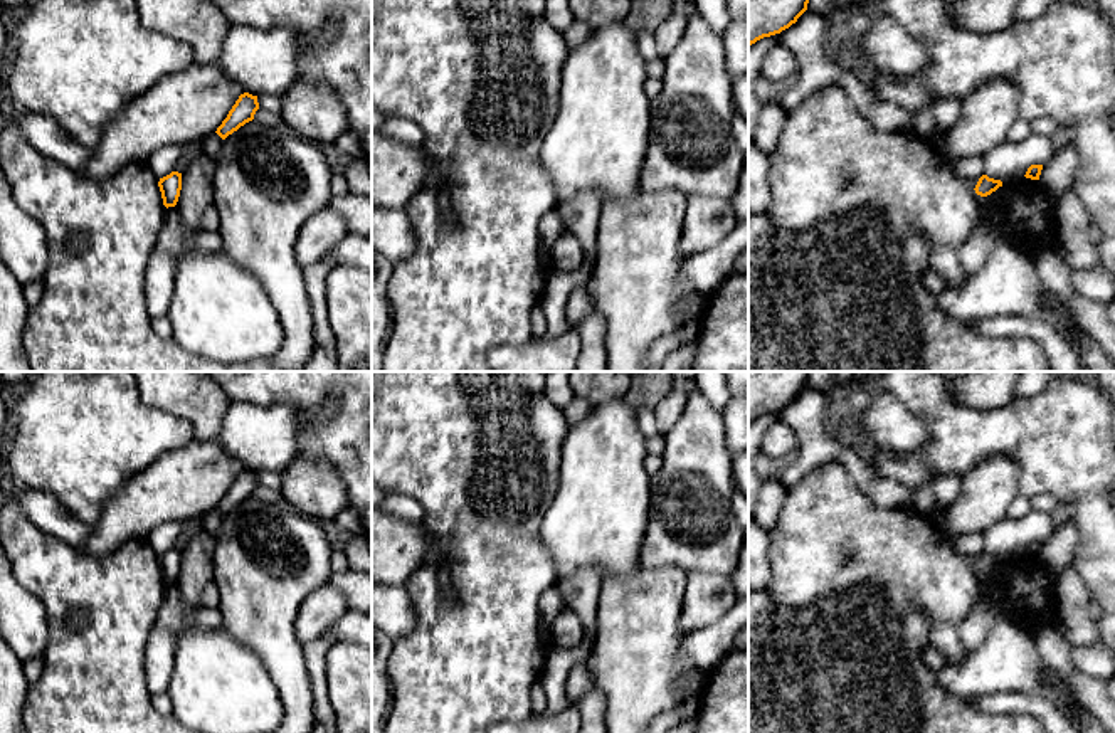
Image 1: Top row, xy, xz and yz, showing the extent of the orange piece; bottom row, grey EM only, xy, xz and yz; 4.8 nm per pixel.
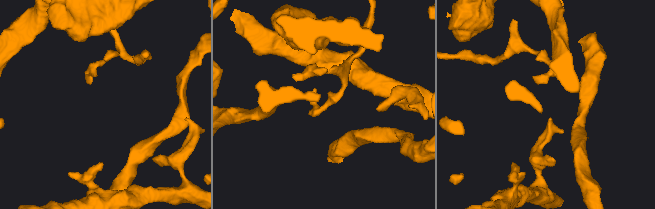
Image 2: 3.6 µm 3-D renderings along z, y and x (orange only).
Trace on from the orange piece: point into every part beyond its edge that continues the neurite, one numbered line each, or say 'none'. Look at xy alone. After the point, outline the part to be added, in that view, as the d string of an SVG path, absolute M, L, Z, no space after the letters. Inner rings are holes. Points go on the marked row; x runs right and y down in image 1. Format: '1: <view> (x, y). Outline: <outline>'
none

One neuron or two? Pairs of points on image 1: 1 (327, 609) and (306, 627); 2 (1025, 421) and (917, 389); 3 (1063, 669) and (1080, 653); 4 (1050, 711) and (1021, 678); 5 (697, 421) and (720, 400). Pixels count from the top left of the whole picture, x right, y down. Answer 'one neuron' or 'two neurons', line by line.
1: one neuron
2: one neuron
3: two neurons
4: two neurons
5: two neurons

